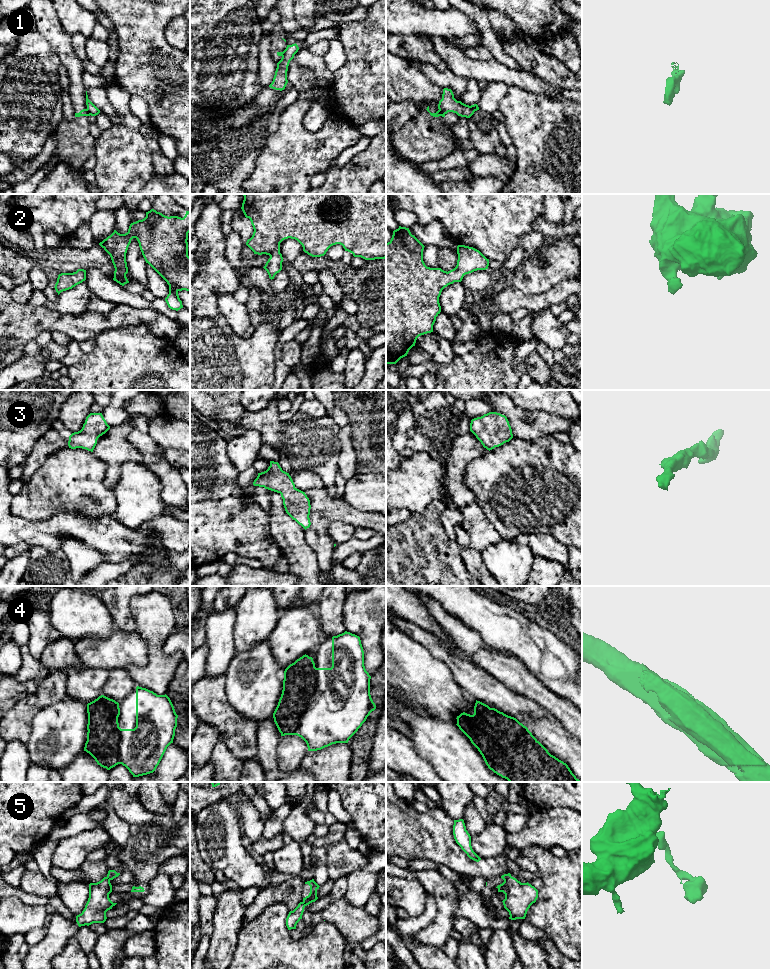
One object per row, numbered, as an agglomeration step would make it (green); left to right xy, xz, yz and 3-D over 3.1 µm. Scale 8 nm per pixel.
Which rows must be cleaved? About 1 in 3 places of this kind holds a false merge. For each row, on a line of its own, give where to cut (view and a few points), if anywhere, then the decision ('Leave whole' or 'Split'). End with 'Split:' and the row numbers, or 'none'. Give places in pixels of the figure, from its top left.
1: Split along yz (438, 110), (444, 114). Split
2: No split. Leave whole
3: No split. Leave whole
4: Split along xy (118, 706), (115, 724), (90, 738), (95, 744), (88, 752). Split
5: Split along xy (106, 877), (109, 881). Split
Split: 1, 4, 5

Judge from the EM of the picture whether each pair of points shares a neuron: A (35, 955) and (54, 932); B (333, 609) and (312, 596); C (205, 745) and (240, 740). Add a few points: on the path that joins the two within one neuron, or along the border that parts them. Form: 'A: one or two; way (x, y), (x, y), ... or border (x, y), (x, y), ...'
A: one; way (41, 949), (52, 938)
B: two; border (320, 596), (318, 601)
C: two; border (200, 722), (212, 725), (220, 736)

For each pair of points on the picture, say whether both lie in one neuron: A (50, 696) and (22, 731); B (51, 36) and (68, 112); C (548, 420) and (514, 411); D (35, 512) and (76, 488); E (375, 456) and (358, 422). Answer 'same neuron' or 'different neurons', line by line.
A: same neuron
B: different neurons
C: same neuron
D: same neuron
E: same neuron

